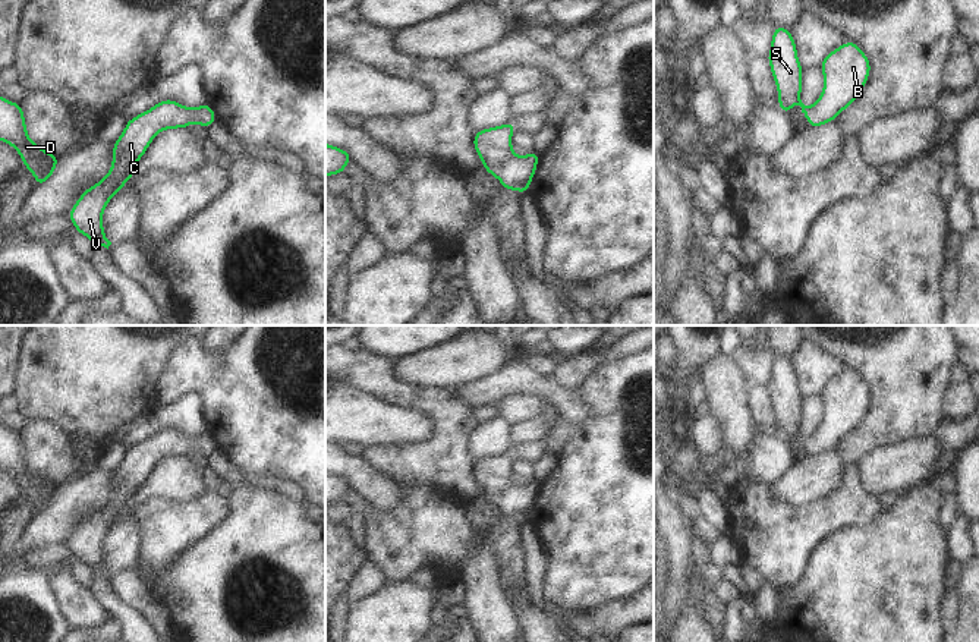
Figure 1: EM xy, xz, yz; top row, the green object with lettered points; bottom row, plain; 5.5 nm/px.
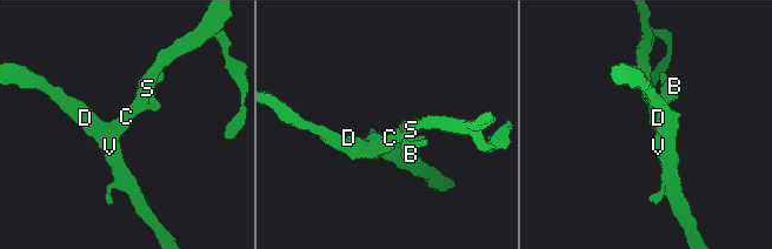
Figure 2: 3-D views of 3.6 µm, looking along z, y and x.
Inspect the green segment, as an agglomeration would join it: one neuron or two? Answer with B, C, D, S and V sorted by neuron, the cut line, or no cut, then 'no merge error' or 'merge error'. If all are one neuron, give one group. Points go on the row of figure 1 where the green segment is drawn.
groups B C D S V; cut none; no merge error

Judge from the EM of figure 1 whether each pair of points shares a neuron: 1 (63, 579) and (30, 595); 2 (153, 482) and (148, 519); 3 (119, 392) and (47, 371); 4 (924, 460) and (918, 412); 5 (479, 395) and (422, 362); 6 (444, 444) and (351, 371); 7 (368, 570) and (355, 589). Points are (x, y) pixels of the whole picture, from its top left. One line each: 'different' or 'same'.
1: different
2: different
3: same
4: different
5: different
6: same
7: same

